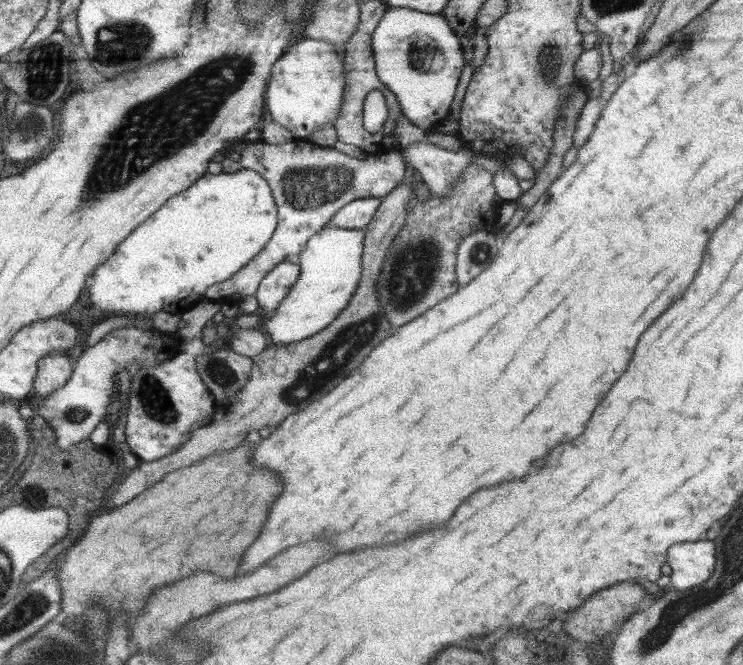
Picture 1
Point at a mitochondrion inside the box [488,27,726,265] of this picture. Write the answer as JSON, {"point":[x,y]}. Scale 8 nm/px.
{"point":[549,65]}

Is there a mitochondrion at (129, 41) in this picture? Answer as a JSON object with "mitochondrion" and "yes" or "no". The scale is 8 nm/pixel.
{"mitochondrion":"yes"}

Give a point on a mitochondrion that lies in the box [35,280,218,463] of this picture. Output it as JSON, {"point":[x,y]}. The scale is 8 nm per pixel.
{"point":[155,399]}

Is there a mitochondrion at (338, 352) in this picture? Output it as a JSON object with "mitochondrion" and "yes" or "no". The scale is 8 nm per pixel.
{"mitochondrion":"yes"}

